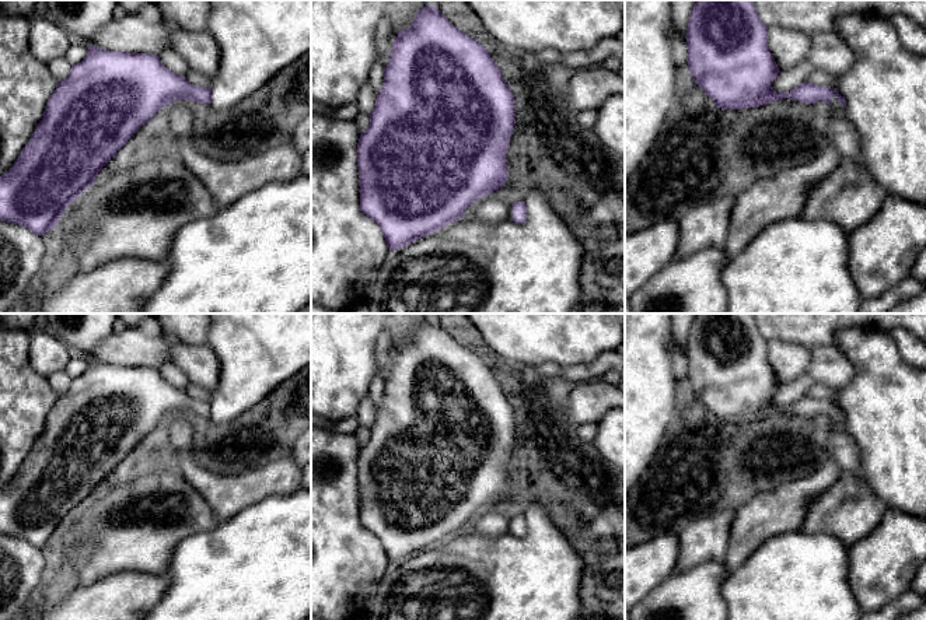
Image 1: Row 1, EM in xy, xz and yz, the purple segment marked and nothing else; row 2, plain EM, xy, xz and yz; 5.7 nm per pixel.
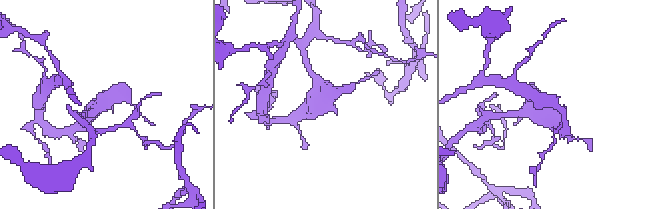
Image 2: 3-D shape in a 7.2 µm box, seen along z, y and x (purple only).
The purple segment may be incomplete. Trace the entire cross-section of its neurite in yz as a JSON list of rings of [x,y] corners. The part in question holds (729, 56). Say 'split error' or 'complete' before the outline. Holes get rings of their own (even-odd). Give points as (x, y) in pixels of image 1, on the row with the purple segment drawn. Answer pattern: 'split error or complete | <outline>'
split error | [[[698,0],[685,38],[686,69],[719,108],[755,108],[783,98],[825,102],[831,112],[829,140],[842,158],[859,161],[857,133],[836,90],[807,81],[786,94],[772,88],[780,71],[769,50],[768,27],[752,0]]]

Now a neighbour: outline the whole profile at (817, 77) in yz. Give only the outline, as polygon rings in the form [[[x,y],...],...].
[[[814,70],[806,80],[810,84],[824,85],[836,90],[836,77],[827,71]]]

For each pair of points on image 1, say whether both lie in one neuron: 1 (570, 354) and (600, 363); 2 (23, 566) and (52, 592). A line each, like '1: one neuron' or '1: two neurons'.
1: two neurons
2: two neurons

